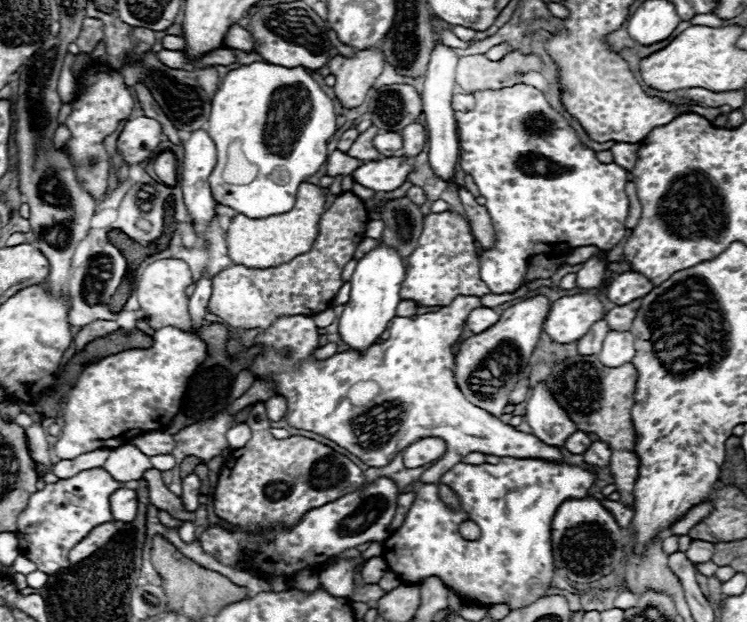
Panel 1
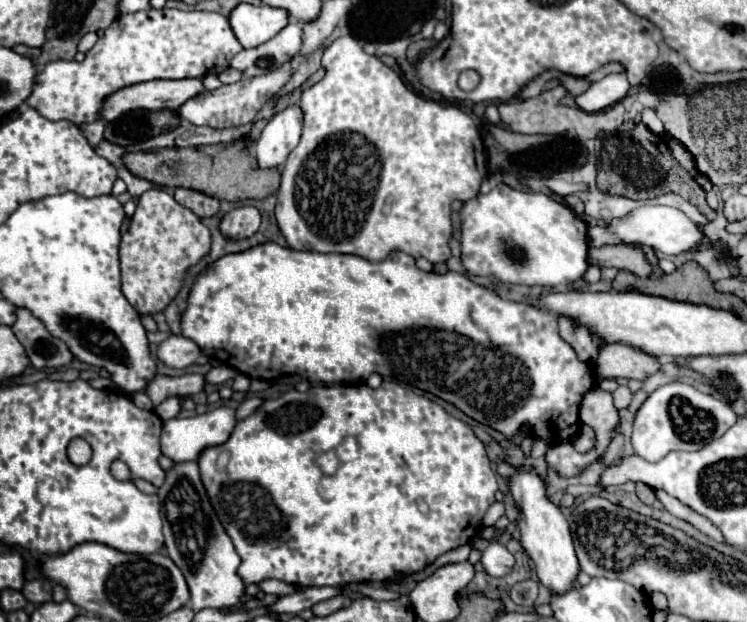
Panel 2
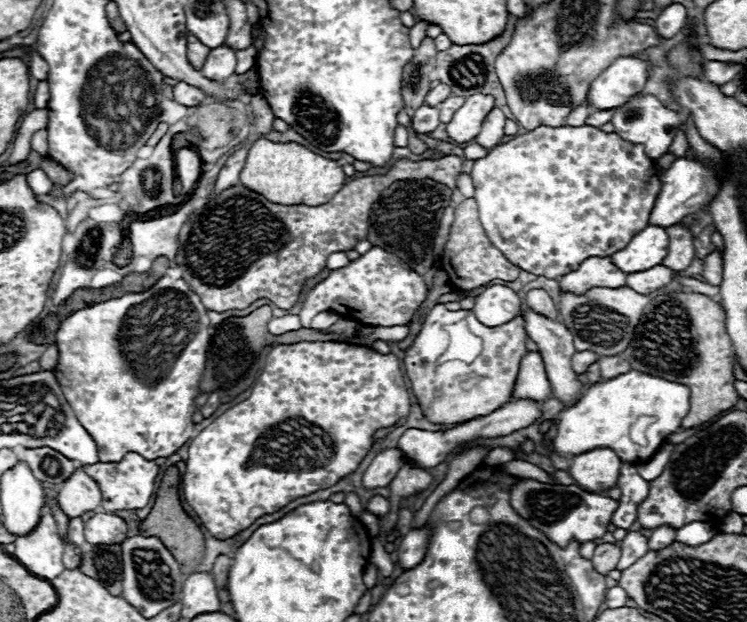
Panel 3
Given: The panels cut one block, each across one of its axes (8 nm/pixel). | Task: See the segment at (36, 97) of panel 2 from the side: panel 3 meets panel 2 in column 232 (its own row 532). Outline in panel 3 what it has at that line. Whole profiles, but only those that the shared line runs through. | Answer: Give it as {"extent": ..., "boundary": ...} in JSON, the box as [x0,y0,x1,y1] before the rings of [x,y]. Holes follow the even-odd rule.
{"extent":[14,504,62,580],"boundary":[[[48,504],[42,508],[42,520],[38,528],[26,536],[16,538],[16,552],[14,558],[34,576],[44,580],[54,580],[62,574],[62,542],[58,540],[58,530],[54,524],[54,518],[50,516]]]}

